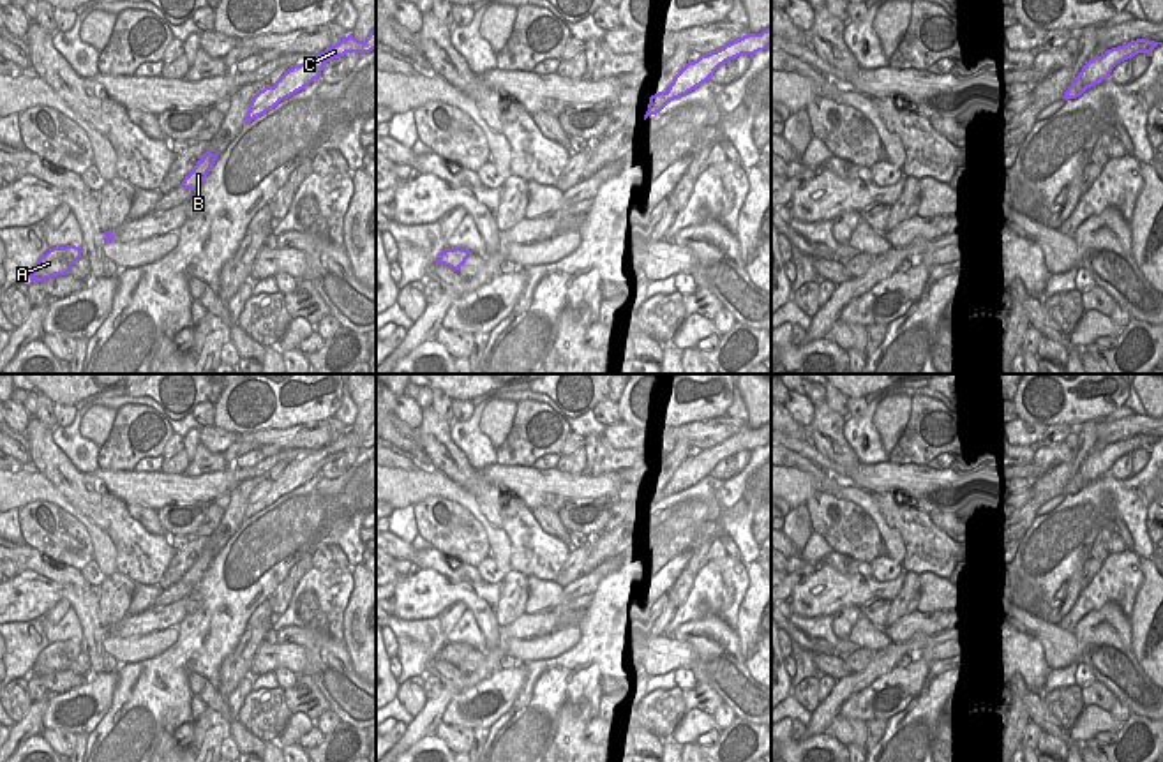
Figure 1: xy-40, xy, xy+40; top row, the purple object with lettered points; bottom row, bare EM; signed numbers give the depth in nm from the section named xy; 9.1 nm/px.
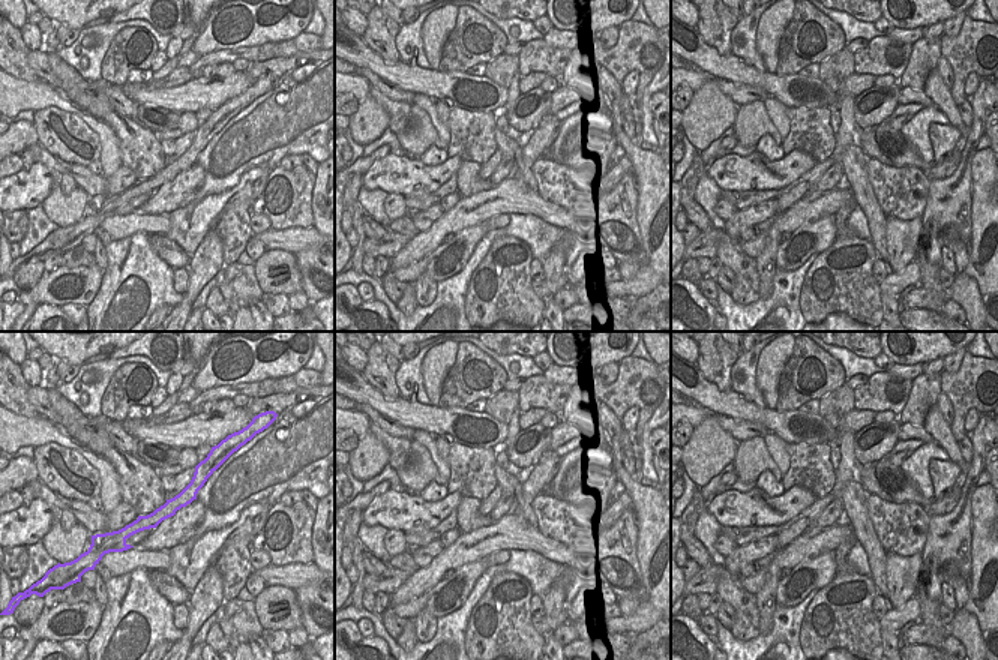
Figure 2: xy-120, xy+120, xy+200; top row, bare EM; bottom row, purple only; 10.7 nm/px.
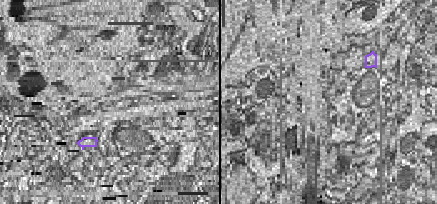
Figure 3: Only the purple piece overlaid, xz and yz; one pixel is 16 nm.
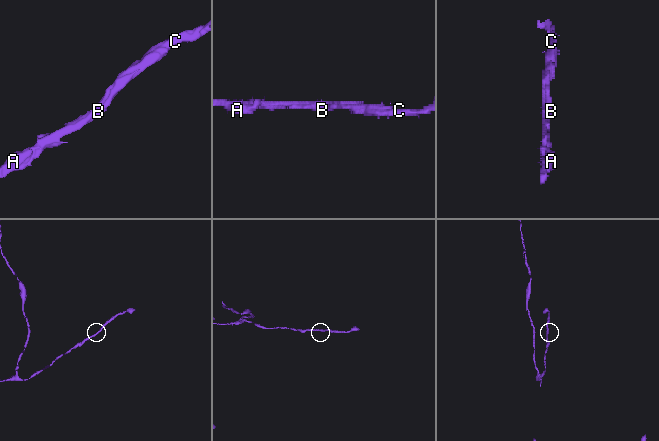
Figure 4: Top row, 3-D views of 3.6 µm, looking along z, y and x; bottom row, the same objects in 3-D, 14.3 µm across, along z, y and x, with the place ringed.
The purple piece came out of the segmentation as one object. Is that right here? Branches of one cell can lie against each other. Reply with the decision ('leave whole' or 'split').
split

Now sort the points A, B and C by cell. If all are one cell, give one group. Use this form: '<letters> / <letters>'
A / B C

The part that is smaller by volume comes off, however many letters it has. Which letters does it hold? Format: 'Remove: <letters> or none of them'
Remove: B, C

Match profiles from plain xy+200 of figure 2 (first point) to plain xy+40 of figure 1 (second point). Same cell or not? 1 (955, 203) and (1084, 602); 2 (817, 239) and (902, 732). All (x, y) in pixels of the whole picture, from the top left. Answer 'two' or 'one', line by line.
1: two
2: two

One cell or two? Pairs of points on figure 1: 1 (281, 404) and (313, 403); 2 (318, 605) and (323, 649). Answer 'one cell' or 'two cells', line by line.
1: one cell
2: two cells

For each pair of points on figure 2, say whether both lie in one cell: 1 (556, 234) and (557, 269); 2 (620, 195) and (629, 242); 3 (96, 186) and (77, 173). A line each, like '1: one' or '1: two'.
1: two
2: one
3: one

